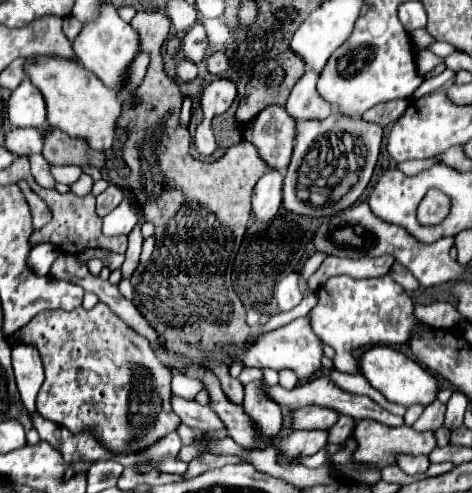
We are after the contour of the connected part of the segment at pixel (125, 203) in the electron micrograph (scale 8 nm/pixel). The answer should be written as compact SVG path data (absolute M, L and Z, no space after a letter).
M124 198L118 208L114 208L110 214L104 216L104 234L106 236L128 234L136 226L138 220L140 220L138 210L134 210L130 200Z

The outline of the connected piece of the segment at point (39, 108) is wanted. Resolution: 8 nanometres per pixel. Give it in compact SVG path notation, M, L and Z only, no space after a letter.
M26 78L8 98L8 118L14 128L42 128L46 124L46 106L40 90Z

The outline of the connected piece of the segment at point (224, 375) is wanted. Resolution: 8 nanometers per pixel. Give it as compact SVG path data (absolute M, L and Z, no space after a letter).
M218 366L218 370L214 370L214 374L220 380L220 388L226 394L226 398L234 404L242 404L244 402L244 386L240 384L238 378L230 378L226 366Z

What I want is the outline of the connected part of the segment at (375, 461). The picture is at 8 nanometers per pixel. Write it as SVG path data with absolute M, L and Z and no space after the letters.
M358 420L358 426L354 428L354 440L356 440L356 450L352 454L354 462L364 462L370 466L376 466L378 470L382 470L384 466L396 464L398 456L408 454L430 454L436 448L436 438L432 432L416 432L410 426L400 426L400 428L392 428L392 426L382 426L376 420Z

